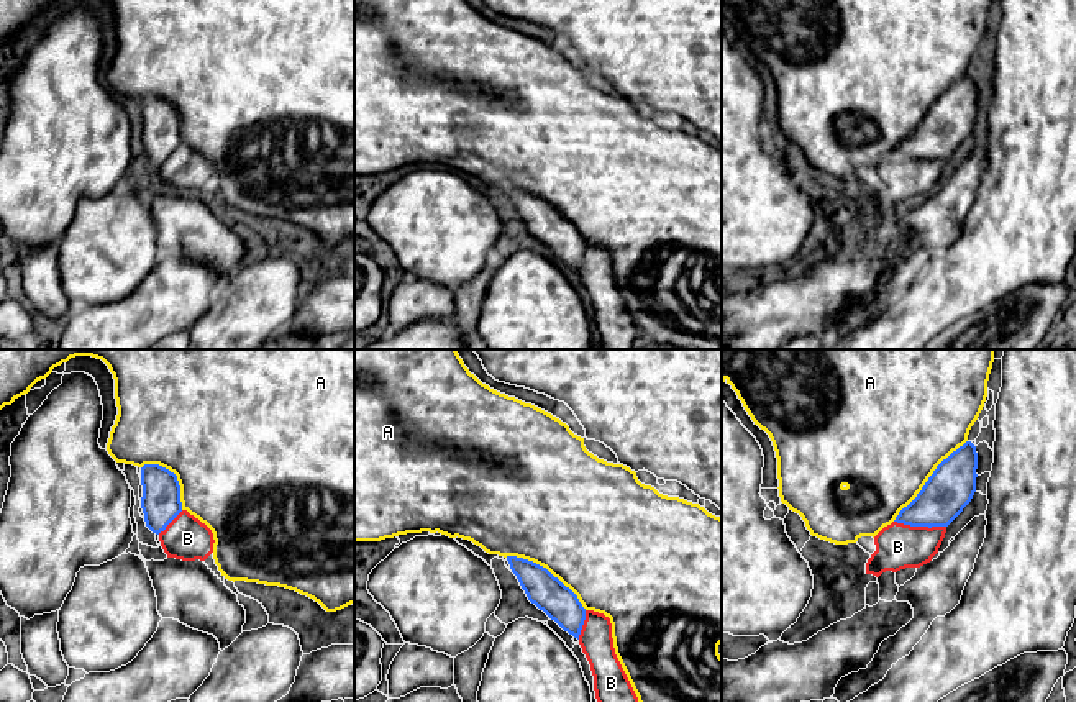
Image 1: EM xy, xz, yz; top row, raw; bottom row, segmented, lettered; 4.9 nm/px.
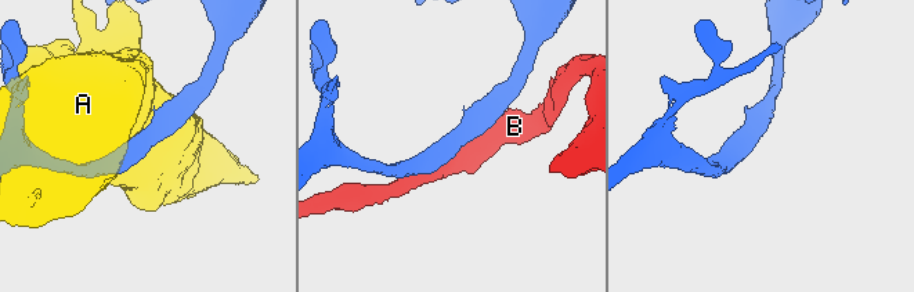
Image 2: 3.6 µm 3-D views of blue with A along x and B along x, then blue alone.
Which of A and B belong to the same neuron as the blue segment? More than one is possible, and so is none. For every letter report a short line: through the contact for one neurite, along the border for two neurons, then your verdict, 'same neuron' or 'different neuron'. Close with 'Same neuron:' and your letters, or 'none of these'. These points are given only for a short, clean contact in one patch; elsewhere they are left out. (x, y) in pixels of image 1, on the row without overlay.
A: different neuron
B: same neuron
Same neuron: B

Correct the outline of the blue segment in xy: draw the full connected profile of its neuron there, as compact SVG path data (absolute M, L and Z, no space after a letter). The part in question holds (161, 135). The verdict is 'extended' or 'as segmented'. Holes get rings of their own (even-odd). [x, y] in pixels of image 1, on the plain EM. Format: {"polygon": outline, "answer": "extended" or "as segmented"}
{"polygon": "M144 97L141 118L146 159L159 169L167 190L205 194L213 185L213 166L182 141L177 108L159 97Z", "answer": "extended"}

